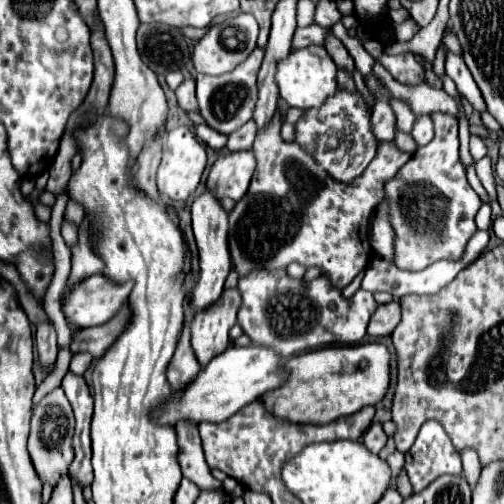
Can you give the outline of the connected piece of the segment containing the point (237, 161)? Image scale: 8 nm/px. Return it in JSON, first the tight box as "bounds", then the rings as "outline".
{"bounds":[207,150,253,202],"outline":[[[241,150],[227,156],[219,156],[209,170],[207,190],[215,194],[215,198],[231,198],[237,202],[247,192],[253,172],[253,150]]]}

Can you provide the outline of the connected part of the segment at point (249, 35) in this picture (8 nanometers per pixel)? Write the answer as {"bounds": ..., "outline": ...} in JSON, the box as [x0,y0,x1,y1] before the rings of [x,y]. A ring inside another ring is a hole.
{"bounds":[193,14,259,76],"outline":[[[237,14],[237,16],[227,16],[195,44],[193,48],[193,68],[197,74],[209,74],[209,76],[221,76],[227,72],[233,72],[253,50],[257,42],[259,26],[251,14]]]}

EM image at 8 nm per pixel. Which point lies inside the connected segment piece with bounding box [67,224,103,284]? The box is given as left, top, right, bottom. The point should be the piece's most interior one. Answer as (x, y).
(84, 263)

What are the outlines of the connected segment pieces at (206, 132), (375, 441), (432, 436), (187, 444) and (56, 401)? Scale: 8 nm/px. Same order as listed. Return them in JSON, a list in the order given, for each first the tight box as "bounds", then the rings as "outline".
[{"bounds":[195,124,227,150],"outline":[[[197,124],[197,126],[195,126],[195,134],[197,134],[197,138],[201,138],[207,146],[211,146],[213,150],[221,150],[221,148],[225,146],[225,142],[227,142],[227,136],[225,136],[225,134],[209,128],[207,124]]]},{"bounds":[363,422,387,454],"outline":[[[379,422],[371,424],[369,430],[367,430],[365,436],[363,436],[363,444],[365,444],[373,454],[379,454],[379,450],[385,446],[385,442],[387,442],[387,434],[383,432],[383,426],[381,426]]]},{"bounds":[405,420,463,492],"outline":[[[429,420],[421,426],[415,444],[405,454],[405,470],[413,492],[421,492],[437,480],[437,476],[463,474],[461,456],[455,452],[451,439],[437,420]]]},{"bounds":[175,420,221,490],"outline":[[[179,420],[175,424],[177,436],[179,436],[179,466],[185,478],[195,482],[201,490],[203,488],[221,488],[221,482],[217,482],[203,456],[201,438],[197,432],[197,422],[193,420]]]},{"bounds":[29,388,75,488],"outline":[[[55,388],[33,408],[31,434],[29,434],[29,456],[35,466],[35,472],[41,478],[41,482],[51,484],[51,488],[57,486],[61,476],[69,474],[69,464],[73,462],[73,444],[71,444],[73,432],[75,432],[75,420],[69,400],[65,398],[63,388]]]}]

